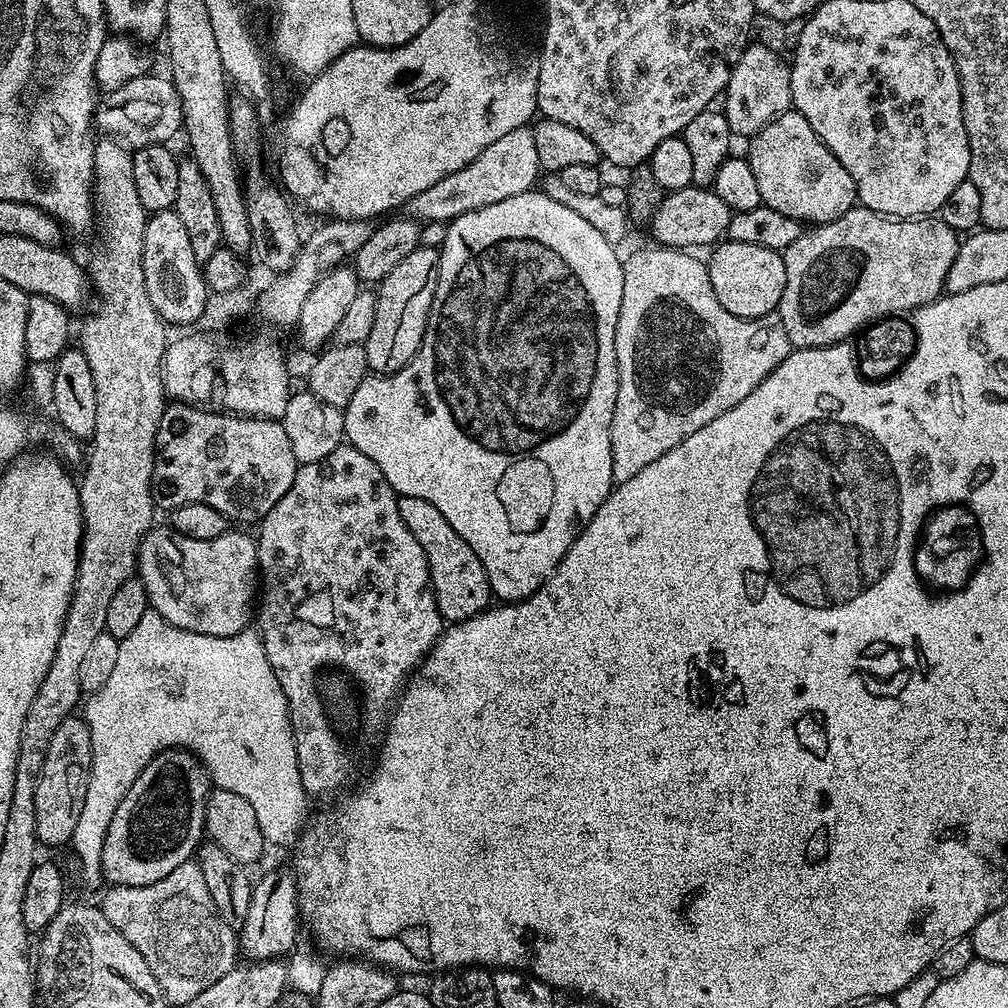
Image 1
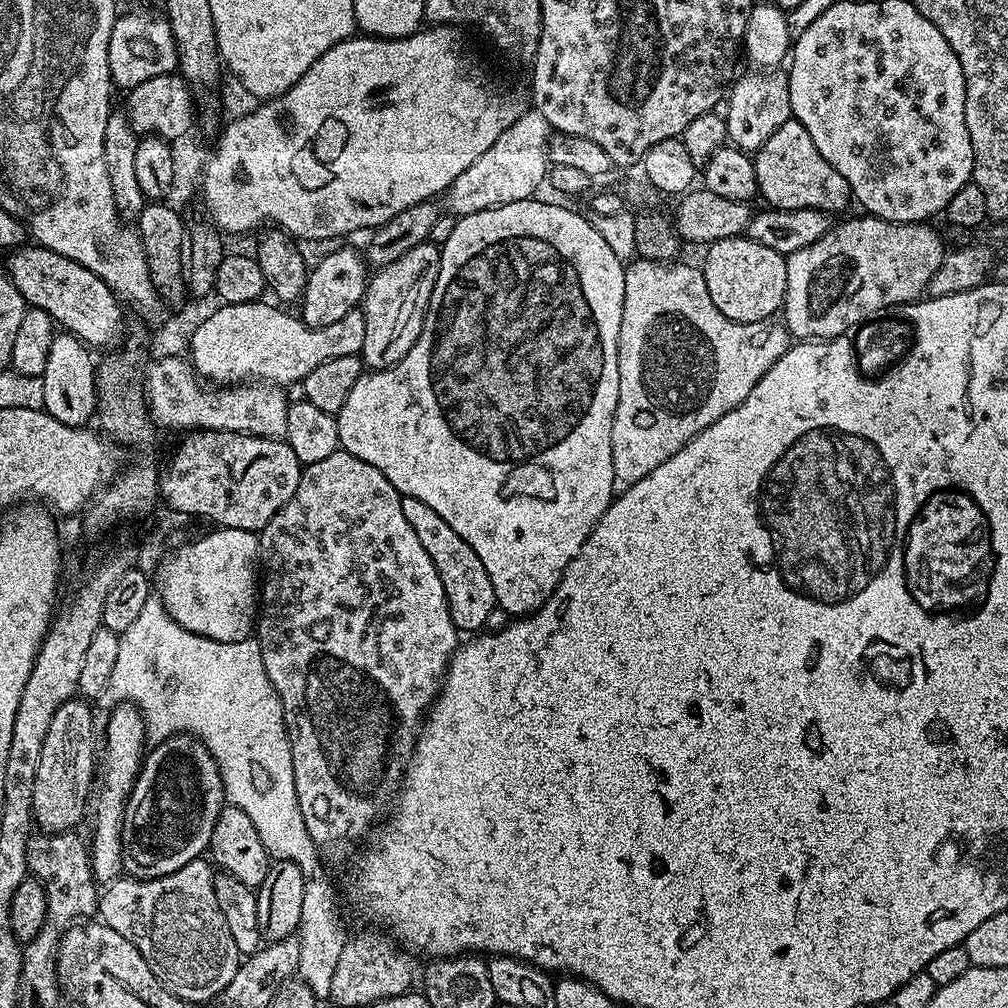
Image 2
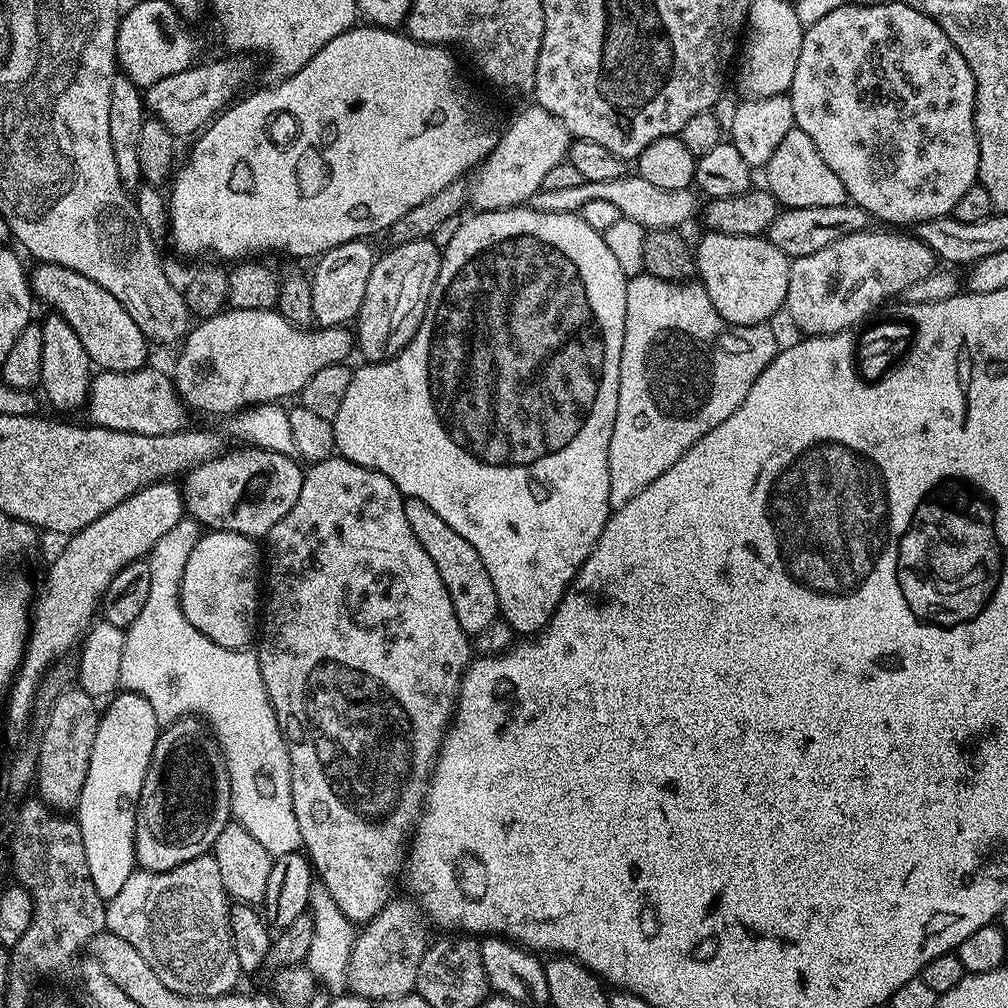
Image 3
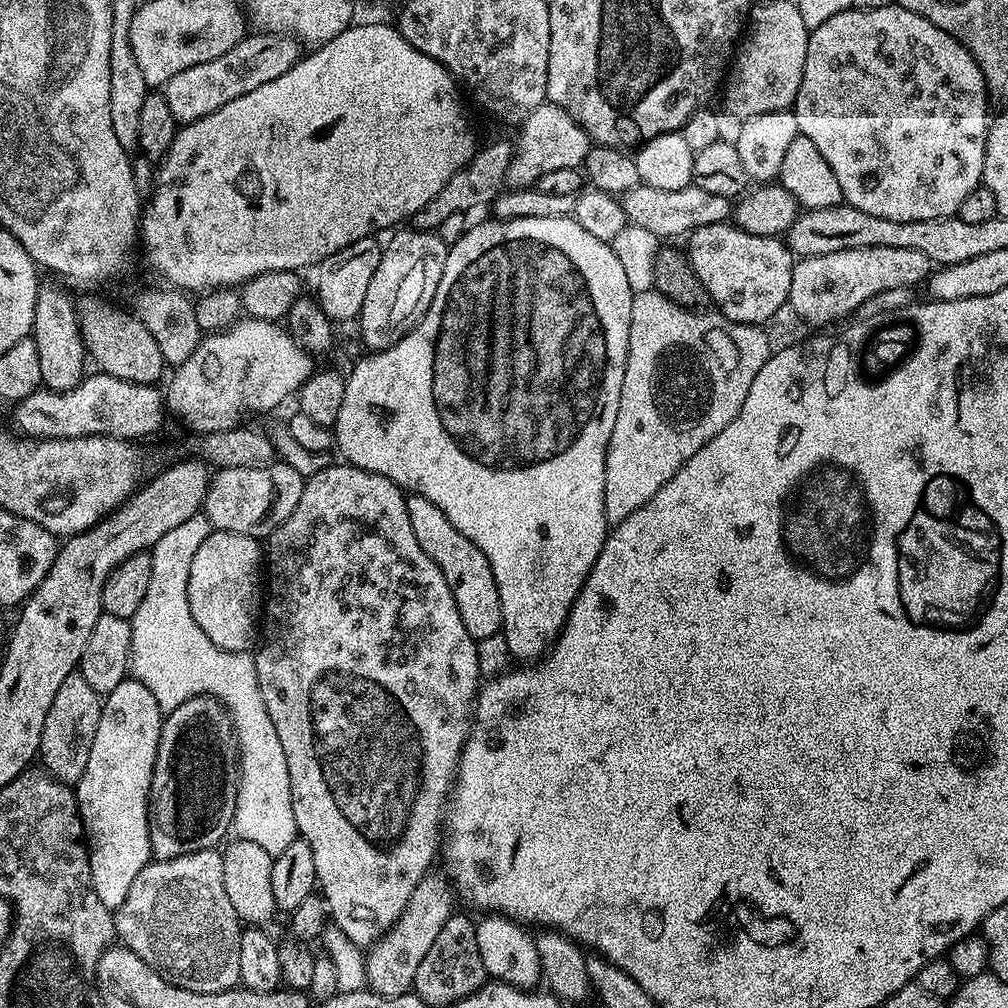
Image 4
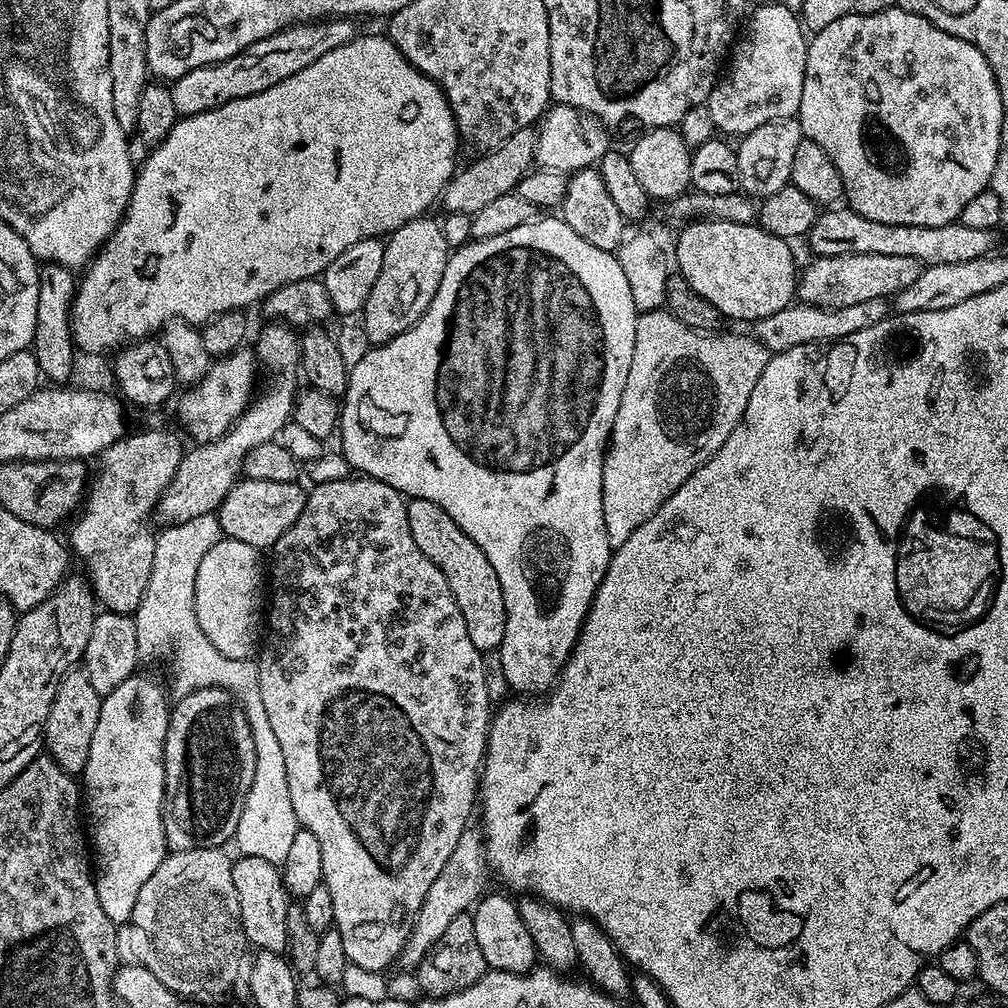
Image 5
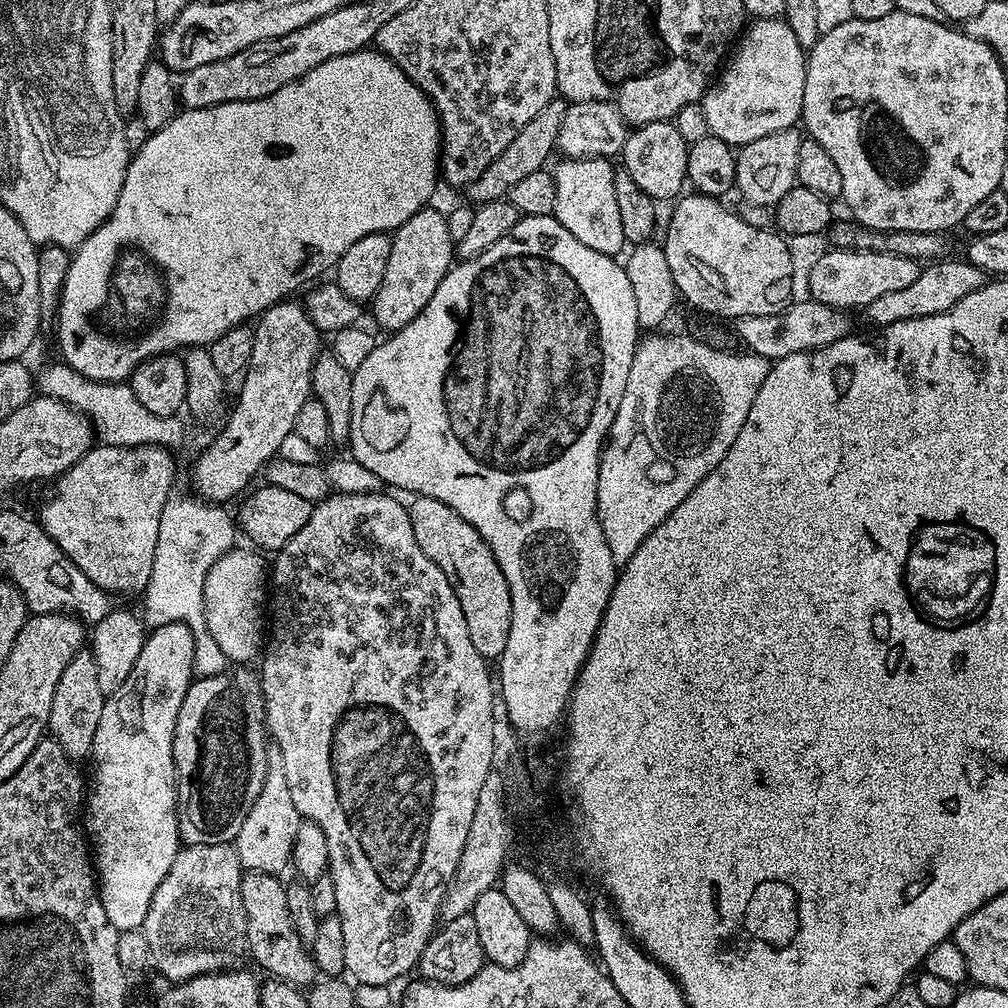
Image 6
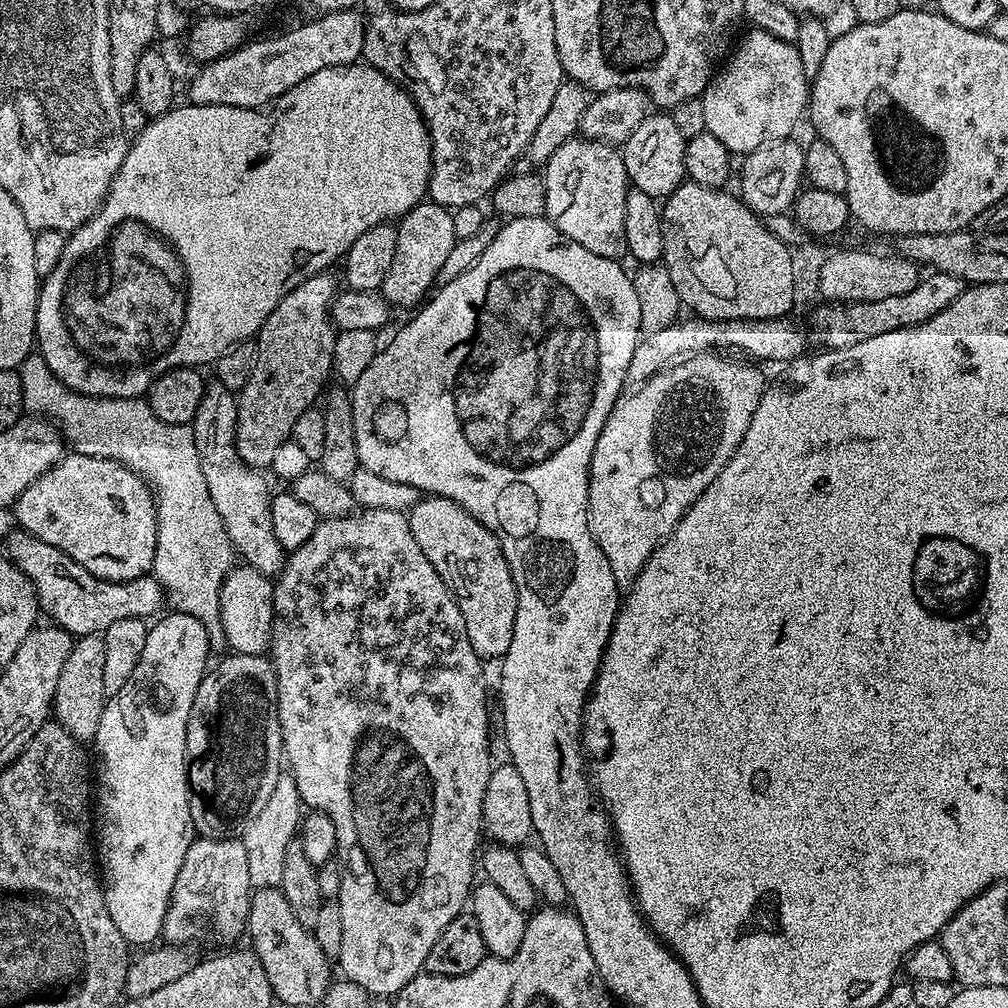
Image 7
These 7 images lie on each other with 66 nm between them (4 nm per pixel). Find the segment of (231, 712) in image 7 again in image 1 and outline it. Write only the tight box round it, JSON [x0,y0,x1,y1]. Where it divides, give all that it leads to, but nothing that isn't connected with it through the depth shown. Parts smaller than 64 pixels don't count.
[100,748,210,886]

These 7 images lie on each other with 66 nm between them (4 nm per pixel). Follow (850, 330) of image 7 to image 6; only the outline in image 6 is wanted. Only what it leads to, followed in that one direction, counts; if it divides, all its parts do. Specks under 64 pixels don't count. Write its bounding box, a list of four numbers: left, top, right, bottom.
[866,258,986,326]

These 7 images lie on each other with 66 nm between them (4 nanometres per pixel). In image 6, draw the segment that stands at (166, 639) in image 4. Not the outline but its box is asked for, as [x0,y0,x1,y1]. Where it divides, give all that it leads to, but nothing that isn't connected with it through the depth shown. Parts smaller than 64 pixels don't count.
[142,495,301,873]

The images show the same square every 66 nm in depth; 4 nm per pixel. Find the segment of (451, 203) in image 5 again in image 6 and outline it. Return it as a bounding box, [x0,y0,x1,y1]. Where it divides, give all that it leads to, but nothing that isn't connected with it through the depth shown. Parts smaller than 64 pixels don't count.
[466,98,568,206]

